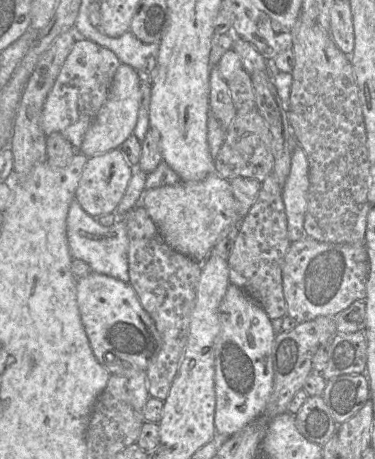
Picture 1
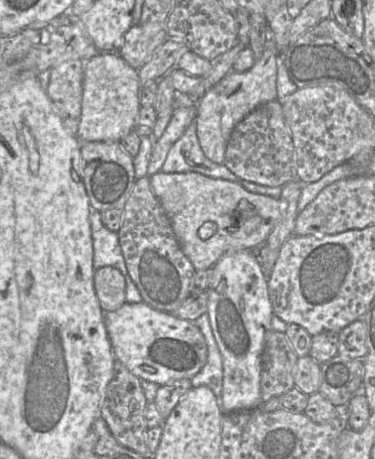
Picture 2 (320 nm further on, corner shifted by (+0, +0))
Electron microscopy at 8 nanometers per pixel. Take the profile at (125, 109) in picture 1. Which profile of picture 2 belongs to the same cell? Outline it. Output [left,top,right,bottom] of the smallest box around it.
[76,52,141,142]

